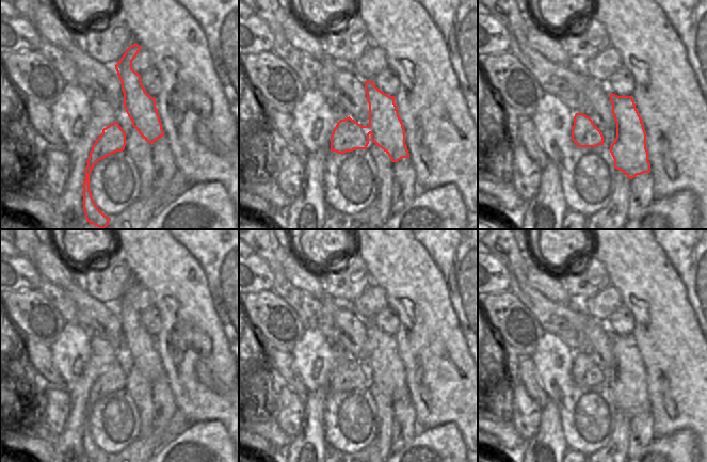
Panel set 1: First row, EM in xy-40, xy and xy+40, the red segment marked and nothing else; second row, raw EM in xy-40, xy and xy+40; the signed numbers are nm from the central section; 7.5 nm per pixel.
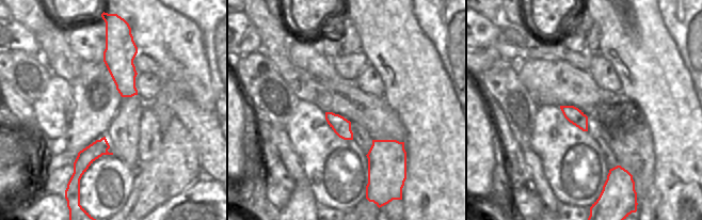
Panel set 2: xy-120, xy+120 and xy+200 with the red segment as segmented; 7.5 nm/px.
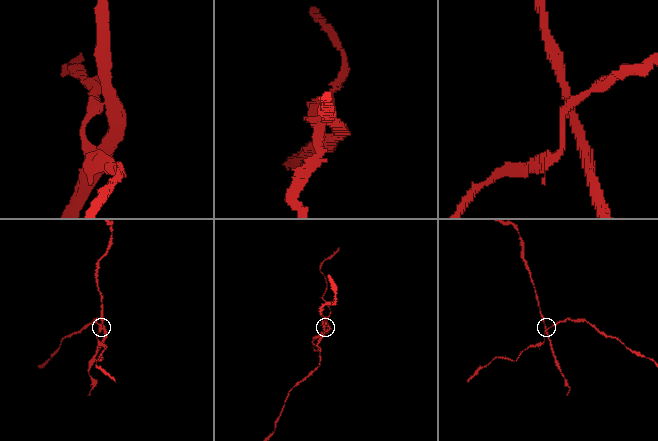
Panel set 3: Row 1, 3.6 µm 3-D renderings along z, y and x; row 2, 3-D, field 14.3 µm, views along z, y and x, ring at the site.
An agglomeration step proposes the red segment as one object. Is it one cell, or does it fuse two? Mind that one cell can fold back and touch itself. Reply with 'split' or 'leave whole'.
split

